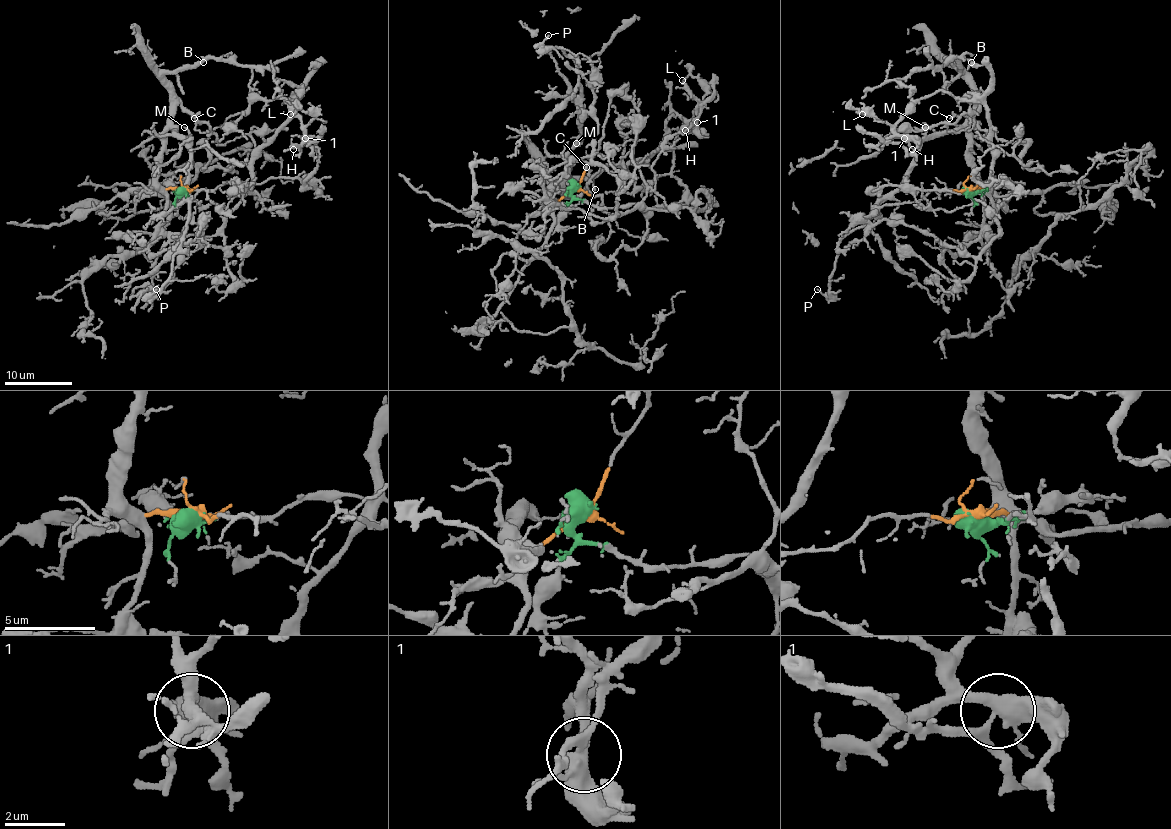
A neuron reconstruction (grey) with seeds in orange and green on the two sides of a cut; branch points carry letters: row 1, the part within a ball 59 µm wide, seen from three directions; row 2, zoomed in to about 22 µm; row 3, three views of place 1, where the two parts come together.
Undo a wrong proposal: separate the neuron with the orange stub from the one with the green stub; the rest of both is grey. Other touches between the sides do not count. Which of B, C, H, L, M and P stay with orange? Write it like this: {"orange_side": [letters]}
{"orange_side": ["B", "C", "M", "P"]}

